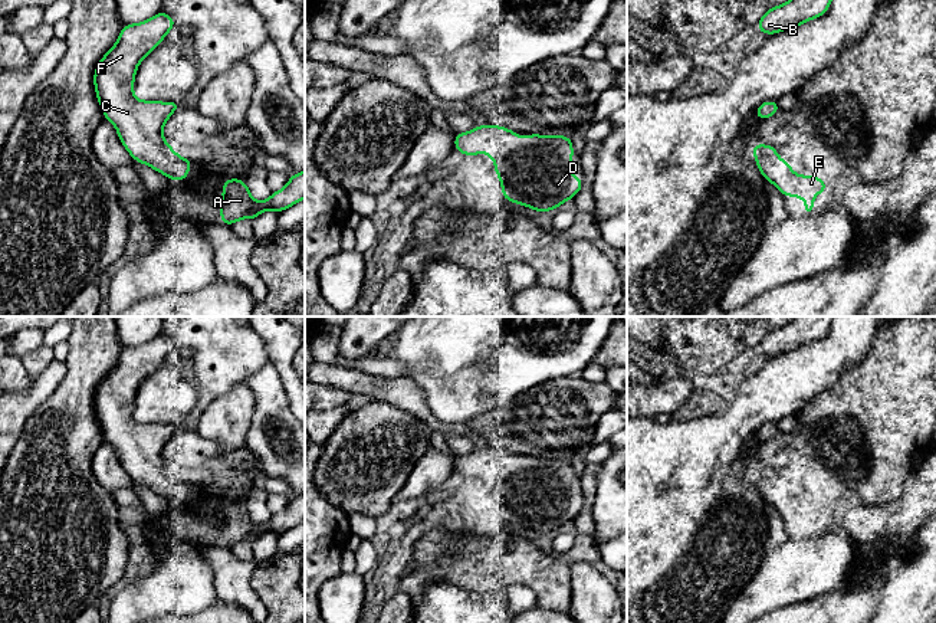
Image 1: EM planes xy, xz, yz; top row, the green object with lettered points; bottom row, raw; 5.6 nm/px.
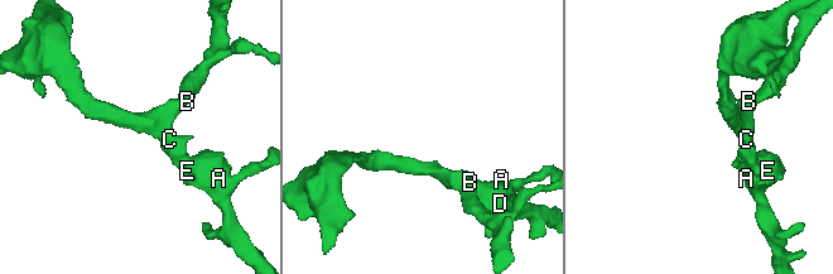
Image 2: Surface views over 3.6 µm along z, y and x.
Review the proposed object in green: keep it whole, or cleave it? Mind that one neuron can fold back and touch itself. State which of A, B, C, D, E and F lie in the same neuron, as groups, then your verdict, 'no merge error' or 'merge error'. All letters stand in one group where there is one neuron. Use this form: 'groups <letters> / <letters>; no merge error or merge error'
groups A B C D E F; no merge error

